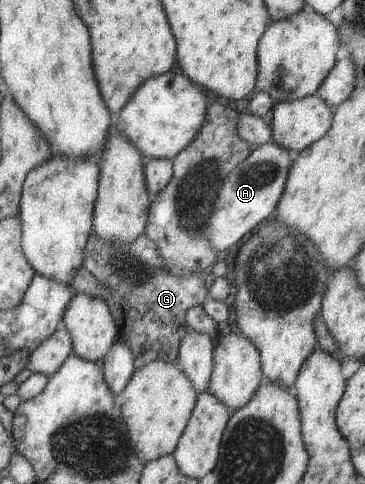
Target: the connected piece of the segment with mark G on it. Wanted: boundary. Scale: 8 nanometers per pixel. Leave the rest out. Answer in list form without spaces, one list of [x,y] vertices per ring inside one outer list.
[[[91,230],[83,246],[81,266],[101,284],[105,292],[105,303],[122,330],[117,339],[130,349],[135,370],[141,369],[146,363],[155,360],[176,364],[180,339],[189,330],[185,323],[186,311],[192,308],[192,305],[202,304],[208,297],[203,274],[192,273],[185,277],[170,274],[163,268],[158,254],[156,245],[148,238],[145,231],[142,231],[136,239],[130,242],[116,244],[98,239],[95,232]]]

